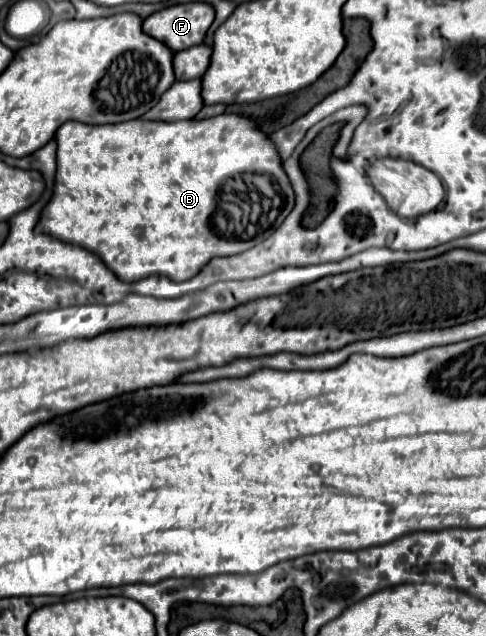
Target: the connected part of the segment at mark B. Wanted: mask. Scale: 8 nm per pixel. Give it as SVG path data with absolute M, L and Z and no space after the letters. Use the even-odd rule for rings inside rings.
M223 113L211 119L187 119L187 121L173 121L173 123L161 123L161 121L143 121L143 119L135 119L135 121L125 121L123 125L85 125L85 123L77 123L77 121L69 121L63 123L57 129L57 177L55 177L55 195L53 199L47 203L47 207L41 213L39 219L39 229L45 229L47 235L65 241L65 243L73 243L79 247L85 247L89 251L95 251L105 265L123 281L137 281L143 279L147 275L167 275L173 281L187 281L191 277L195 277L211 259L215 257L229 257L229 255L237 255L243 253L255 245L259 245L261 241L265 241L283 221L285 217L291 213L293 205L295 205L295 191L291 187L291 181L287 177L287 173L283 173L283 161L279 157L279 151L275 149L275 143L259 131L259 127L255 125L255 121L251 121L245 115L239 113ZM253 175L255 181L251 181L251 187L245 183L249 177ZM259 183L269 183L271 191L261 191ZM251 209L259 213L259 217L251 215Z

